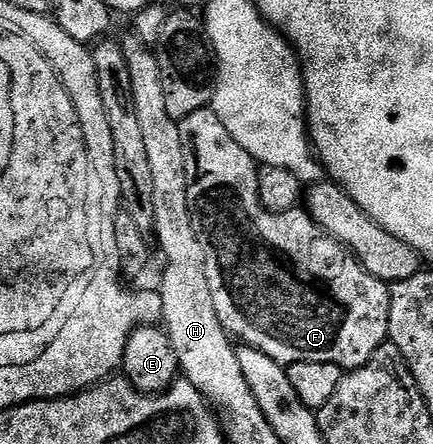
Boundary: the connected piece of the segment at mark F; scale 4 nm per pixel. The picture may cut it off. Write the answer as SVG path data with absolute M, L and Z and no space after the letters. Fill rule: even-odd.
M206 109L206 110L204 110L204 111L196 111L196 112L195 112L195 113L191 113L191 114L190 114L190 115L188 115L188 117L186 117L186 118L185 118L185 119L183 119L183 120L180 120L180 125L181 125L181 136L182 136L182 137L183 137L183 153L184 153L184 154L185 154L185 164L186 164L186 165L187 165L187 181L188 181L188 182L189 182L189 184L188 184L188 185L187 185L187 205L188 205L188 206L189 206L189 208L190 208L190 209L191 209L191 221L192 221L192 222L193 222L193 224L194 224L194 225L195 225L195 233L196 233L196 234L197 234L197 236L198 236L198 237L199 237L199 245L203 245L203 261L207 261L207 285L211 285L211 301L215 301L215 313L219 313L219 321L220 321L220 322L221 322L221 323L222 323L222 324L223 324L223 325L224 325L224 327L225 327L225 329L226 329L226 331L228 331L228 332L229 332L229 334L230 334L230 336L232 336L232 338L233 338L233 339L234 339L234 340L237 340L237 341L240 341L240 342L241 342L241 343L242 343L242 344L244 344L244 346L246 346L246 347L254 347L254 348L255 348L255 349L259 349L259 350L260 350L260 351L262 351L262 352L263 352L263 353L267 353L267 357L271 357L271 358L272 358L272 359L273 359L273 360L275 360L275 361L276 361L276 363L279 363L279 364L282 364L282 365L288 365L288 364L290 364L290 363L294 363L294 362L295 362L295 361L331 361L331 362L332 362L332 363L334 363L334 364L335 364L335 365L339 365L339 366L340 366L340 367L342 367L342 368L343 368L343 369L344 369L344 370L345 370L345 371L353 371L353 370L354 370L354 369L355 369L355 368L357 368L357 367L362 367L362 366L363 366L363 365L367 365L367 361L371 361L371 357L372 357L372 356L373 356L373 355L374 355L374 353L375 353L375 352L376 352L376 351L377 351L377 350L378 350L378 349L379 349L379 345L383 345L383 344L384 344L384 343L386 343L386 341L387 341L387 340L388 340L388 337L389 337L389 314L390 314L390 313L391 313L391 297L390 297L390 296L389 296L389 289L390 289L390 284L387 284L387 283L385 283L385 282L384 282L384 281L383 281L383 280L382 280L382 279L380 279L380 278L379 278L379 277L375 277L375 276L374 276L374 275L372 275L372 274L371 274L371 273L367 273L367 269L366 269L366 268L365 268L365 266L363 266L363 264L361 264L361 261L360 261L360 259L358 259L358 258L357 258L357 256L356 256L356 255L354 255L354 254L352 254L352 253L350 253L350 252L349 252L349 251L348 251L348 250L346 250L346 248L344 248L344 247L342 247L342 246L341 246L341 244L340 244L340 243L337 243L337 242L335 242L335 240L334 240L334 239L333 239L333 238L332 238L332 237L331 237L331 236L330 236L330 235L326 235L326 234L325 234L325 232L324 232L324 231L322 231L322 230L321 230L321 228L320 228L320 227L318 227L318 225L317 225L317 222L316 222L316 221L314 221L314 220L313 220L313 219L312 219L312 217L310 217L310 215L309 215L309 212L308 212L308 211L306 211L306 210L304 210L304 209L294 209L294 210L291 210L291 211L288 211L288 212L287 212L287 213L275 213L275 214L274 214L274 215L272 215L272 213L271 213L271 212L269 212L269 210L268 210L268 209L267 209L267 208L266 208L266 207L265 207L265 206L264 206L264 205L263 205L263 201L262 201L262 200L261 200L261 198L260 198L260 197L259 197L259 177L258 177L258 176L257 176L257 173L258 173L258 170L259 170L259 164L258 164L258 162L257 162L257 160L256 160L256 159L253 159L253 158L252 158L252 157L251 157L251 153L247 153L247 149L243 149L243 145L239 145L239 141L235 141L235 137L231 137L231 133L227 133L227 128L225 128L225 127L224 127L224 126L223 126L223 121L219 121L219 117L218 117L218 116L217 116L217 115L216 115L216 114L215 114L215 112L213 112L213 110L211 110L211 109Z

